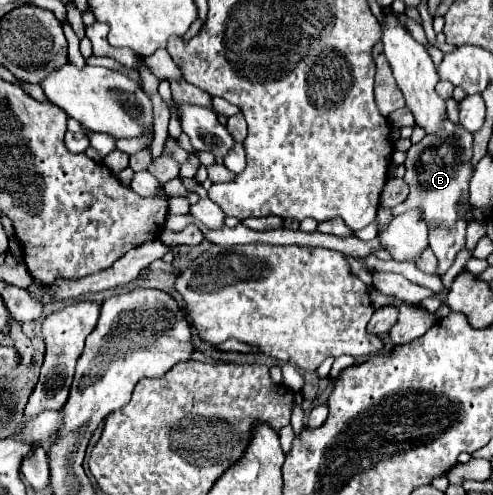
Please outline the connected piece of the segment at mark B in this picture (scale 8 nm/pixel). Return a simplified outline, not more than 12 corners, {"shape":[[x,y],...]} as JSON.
{"shape":[[446,121],[408,149],[442,277],[464,249],[472,133]]}

